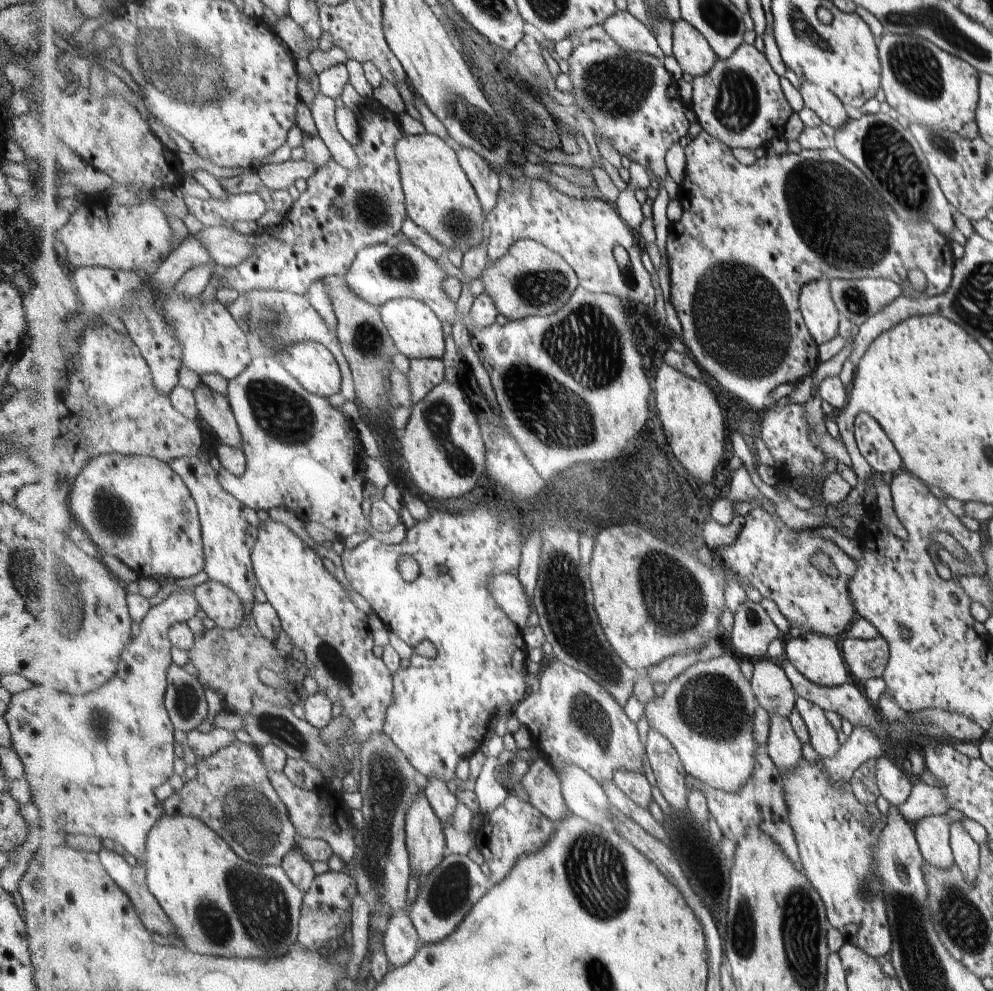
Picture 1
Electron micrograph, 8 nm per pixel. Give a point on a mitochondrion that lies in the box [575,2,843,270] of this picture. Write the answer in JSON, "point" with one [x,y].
{"point":[615,87]}

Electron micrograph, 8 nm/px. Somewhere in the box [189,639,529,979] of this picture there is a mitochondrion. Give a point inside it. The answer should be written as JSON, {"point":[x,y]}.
{"point":[254,906]}

